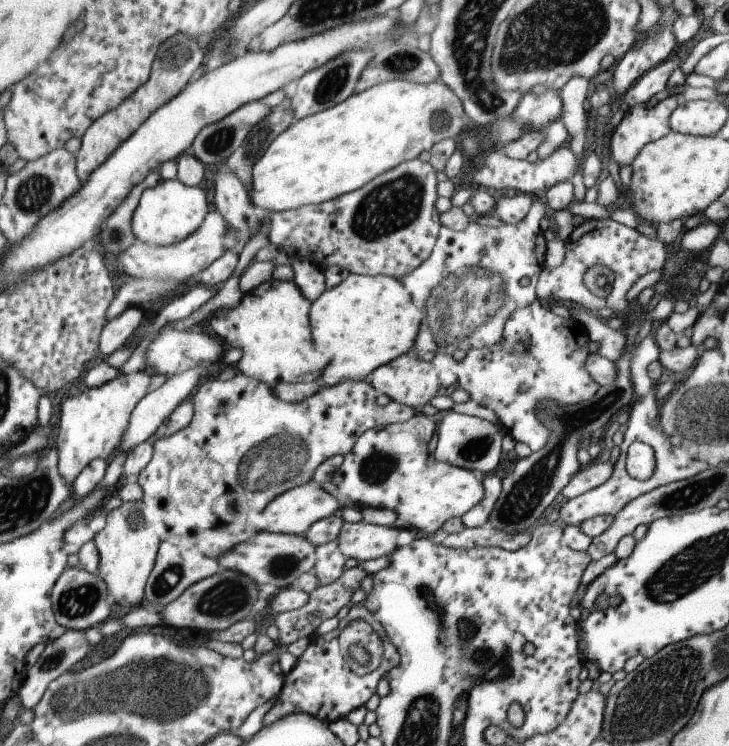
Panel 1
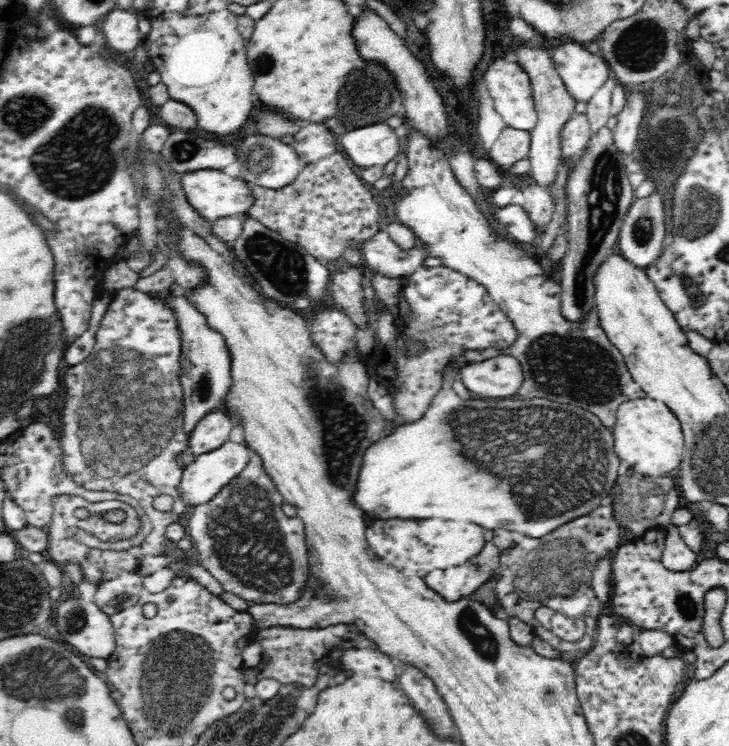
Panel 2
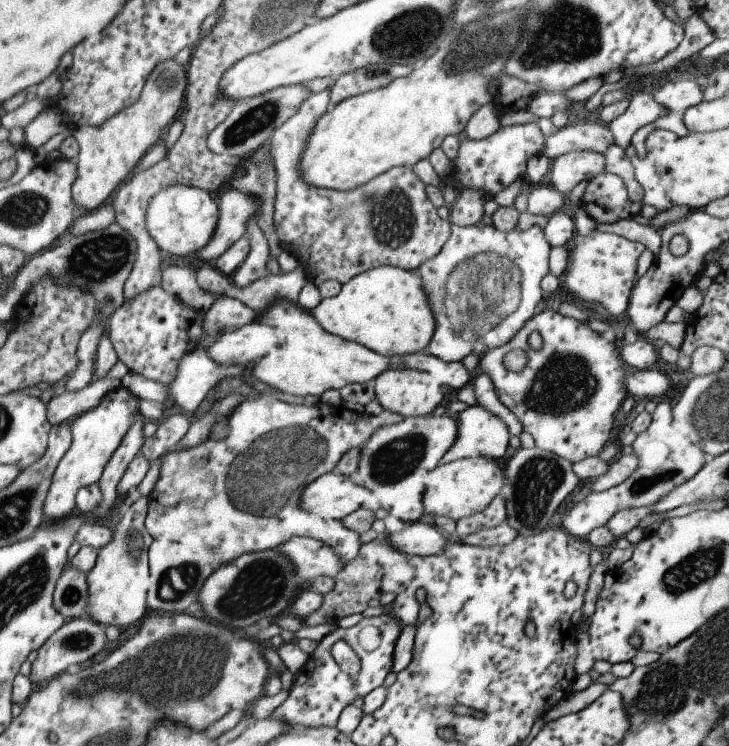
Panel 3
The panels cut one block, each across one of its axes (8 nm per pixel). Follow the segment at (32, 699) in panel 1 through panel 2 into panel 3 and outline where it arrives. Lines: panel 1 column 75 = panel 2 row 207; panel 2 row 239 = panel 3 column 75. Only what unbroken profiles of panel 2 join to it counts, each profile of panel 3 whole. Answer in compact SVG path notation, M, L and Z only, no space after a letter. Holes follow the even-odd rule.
M88 617L70 619L64 623L46 642L37 650L36 660L31 664L31 672L28 678L33 685L51 680L54 676L62 674L69 669L75 669L82 662L90 660L92 656L104 648L108 639L106 638L107 626L96 622Z

